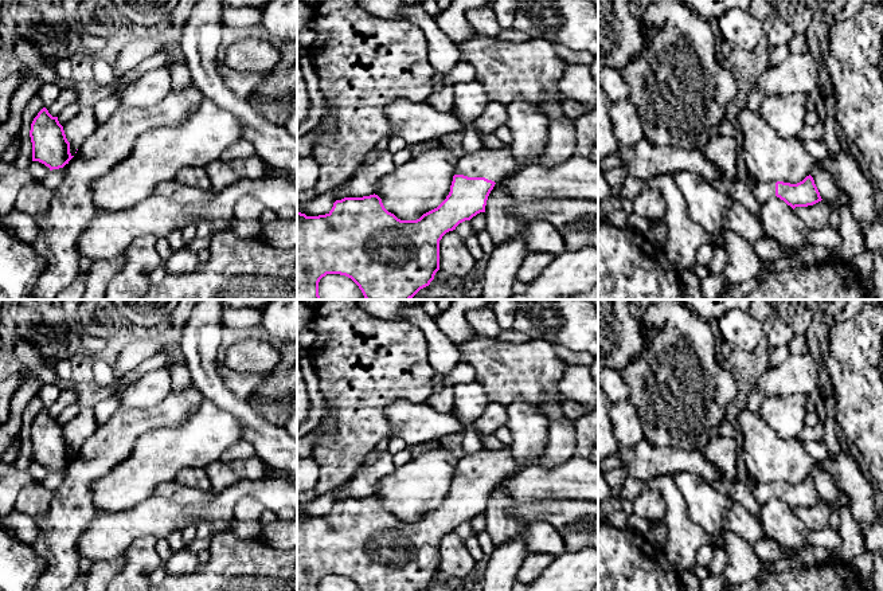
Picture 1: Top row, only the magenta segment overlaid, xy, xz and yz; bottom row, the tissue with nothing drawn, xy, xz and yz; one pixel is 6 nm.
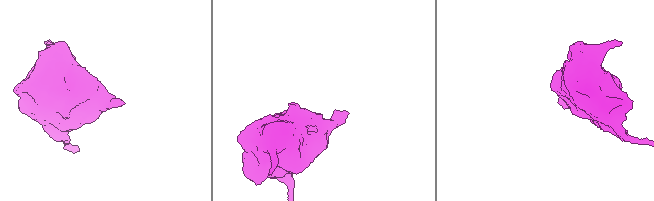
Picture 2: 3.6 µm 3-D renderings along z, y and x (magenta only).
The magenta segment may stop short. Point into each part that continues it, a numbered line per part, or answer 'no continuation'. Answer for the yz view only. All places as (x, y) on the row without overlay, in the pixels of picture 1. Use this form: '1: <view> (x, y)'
1: yz (762, 493)

